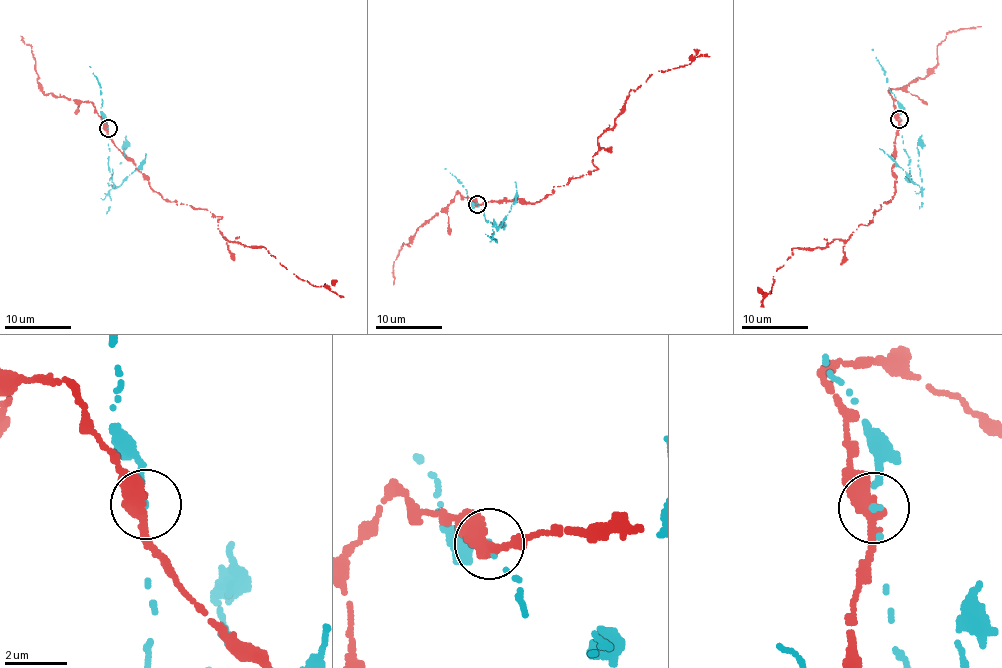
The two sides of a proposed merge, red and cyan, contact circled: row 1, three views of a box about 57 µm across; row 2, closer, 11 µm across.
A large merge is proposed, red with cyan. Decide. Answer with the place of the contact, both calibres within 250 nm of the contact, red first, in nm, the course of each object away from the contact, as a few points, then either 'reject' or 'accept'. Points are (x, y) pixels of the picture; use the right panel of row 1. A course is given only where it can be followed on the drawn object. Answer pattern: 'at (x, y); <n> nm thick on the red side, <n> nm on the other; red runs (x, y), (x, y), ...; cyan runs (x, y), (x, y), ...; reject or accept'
at (899, 119); 420 nm thick on the red side, 190 nm on the other; red runs (899, 118), (891, 200), (880, 204), (868, 224), (847, 239), (823, 248), (793, 248), (773, 277), (764, 307); cyan runs (899, 120), (904, 151), (910, 159), (907, 166), (913, 183), (919, 185), (917, 142), (922, 134); reject

